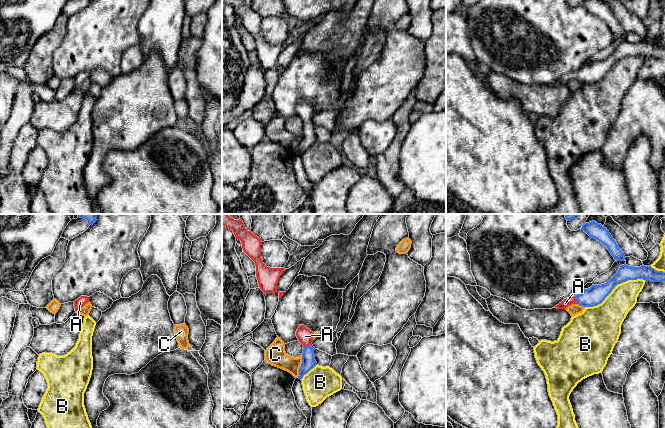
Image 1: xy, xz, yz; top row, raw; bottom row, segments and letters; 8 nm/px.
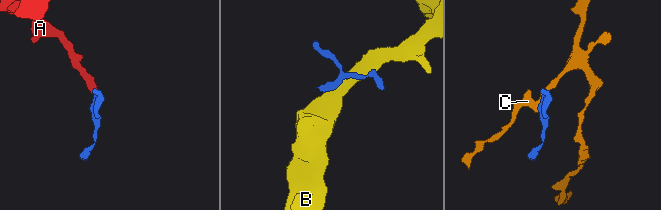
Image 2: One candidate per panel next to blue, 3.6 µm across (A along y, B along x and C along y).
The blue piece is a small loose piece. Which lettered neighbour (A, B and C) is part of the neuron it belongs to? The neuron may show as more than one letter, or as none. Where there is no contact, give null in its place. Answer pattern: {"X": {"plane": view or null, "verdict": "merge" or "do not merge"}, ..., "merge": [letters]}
{"A": {"plane": "xz", "verdict": "merge"}, "B": {"plane": "yz", "verdict": "do not merge"}, "C": {"plane": "xz", "verdict": "do not merge"}, "merge": ["A"]}

